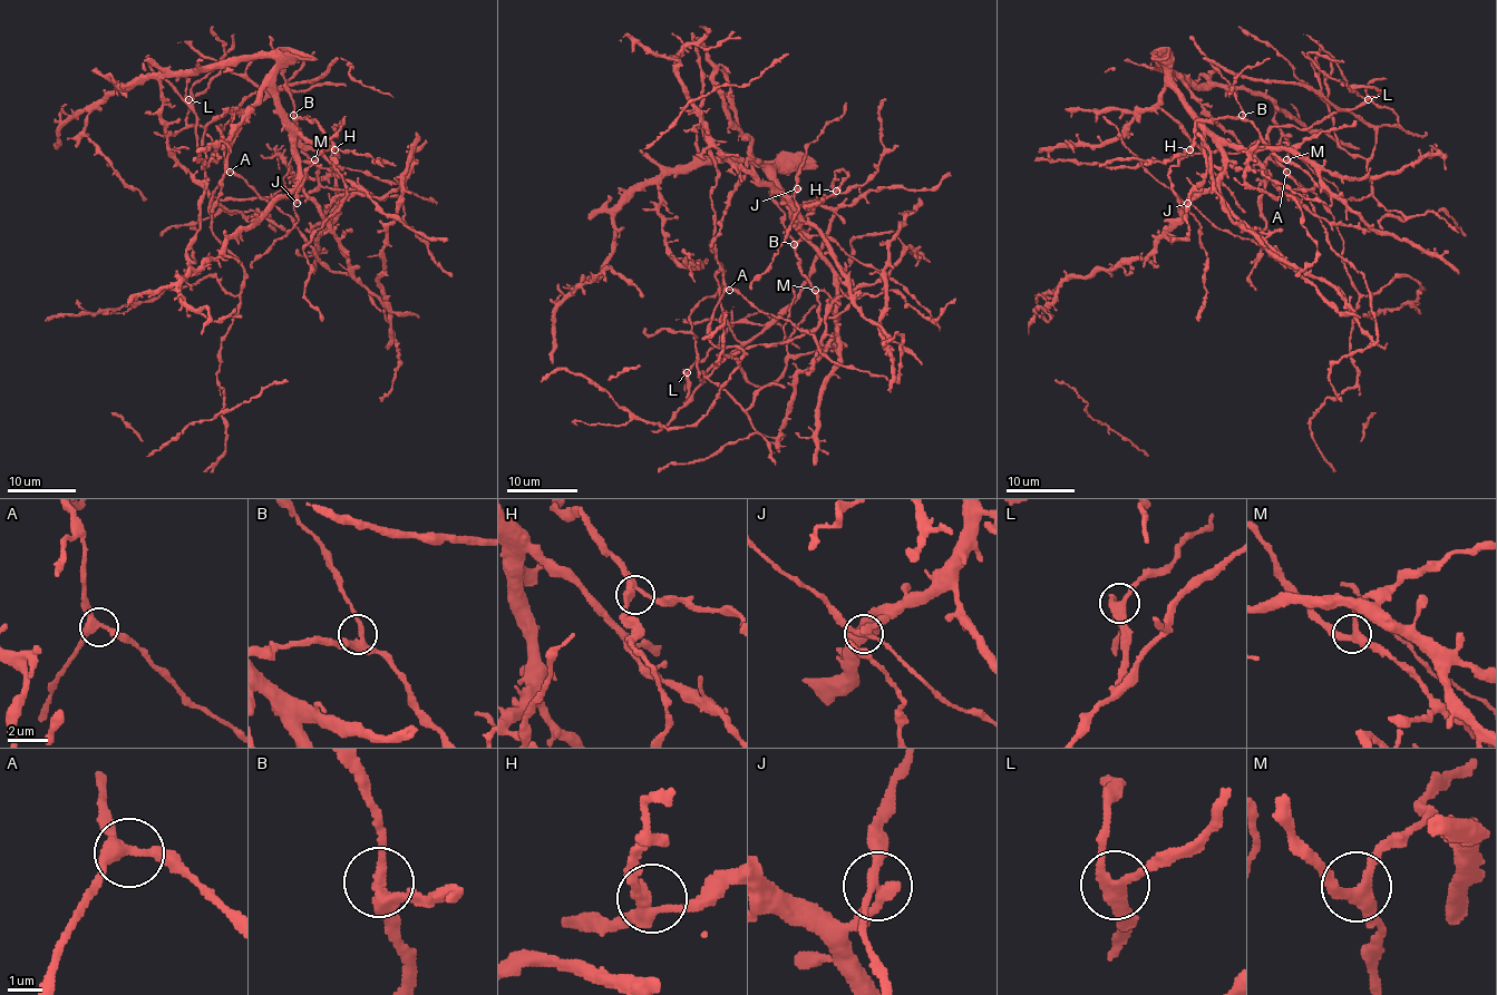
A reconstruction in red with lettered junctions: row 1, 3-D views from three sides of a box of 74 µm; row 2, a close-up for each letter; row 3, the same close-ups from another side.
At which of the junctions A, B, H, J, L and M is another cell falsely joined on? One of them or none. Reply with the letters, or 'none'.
none

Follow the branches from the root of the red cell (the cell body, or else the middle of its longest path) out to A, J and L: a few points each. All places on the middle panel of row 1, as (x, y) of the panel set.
A: (732, 357), (709, 376), (702, 372), (699, 378), (739, 345), (721, 311), (716, 277), (721, 270), (729, 290)
J: (732, 357), (808, 333), (818, 323), (818, 291), (836, 295), (836, 270), (795, 226), (790, 196), (797, 187)
L: (732, 357), (727, 357), (709, 376), (702, 372), (699, 376), (700, 387), (684, 402), (688, 397), (687, 372)

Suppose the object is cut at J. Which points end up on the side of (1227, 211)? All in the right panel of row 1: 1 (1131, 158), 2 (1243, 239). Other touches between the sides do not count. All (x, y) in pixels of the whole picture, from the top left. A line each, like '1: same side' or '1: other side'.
1: same side
2: other side

